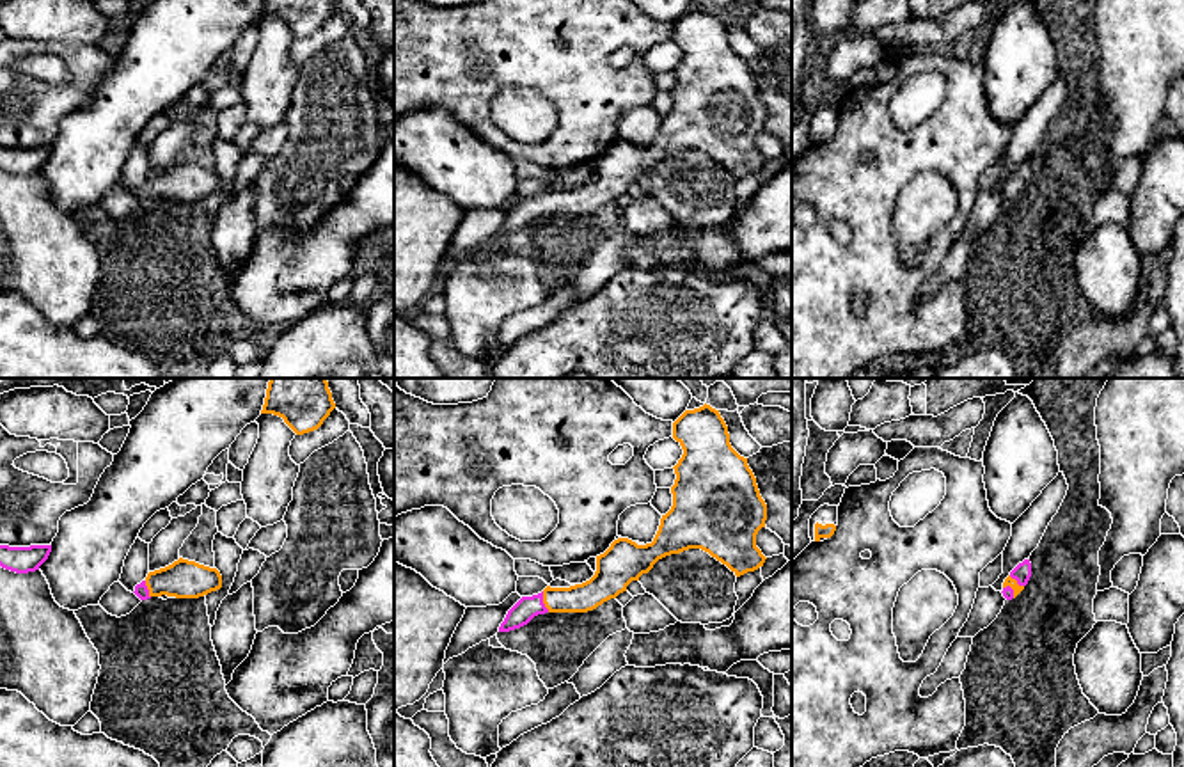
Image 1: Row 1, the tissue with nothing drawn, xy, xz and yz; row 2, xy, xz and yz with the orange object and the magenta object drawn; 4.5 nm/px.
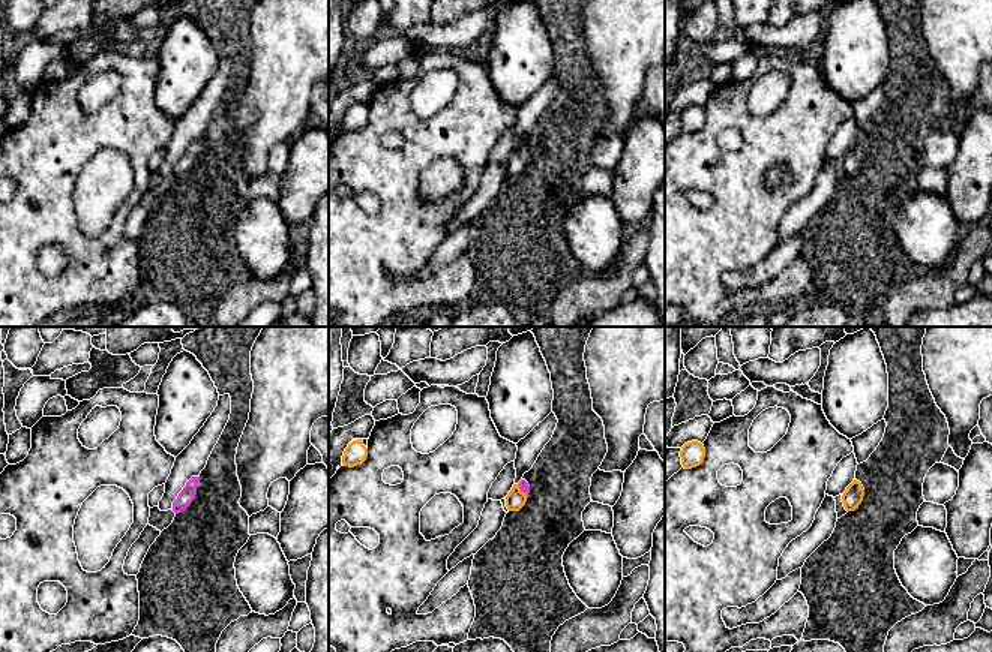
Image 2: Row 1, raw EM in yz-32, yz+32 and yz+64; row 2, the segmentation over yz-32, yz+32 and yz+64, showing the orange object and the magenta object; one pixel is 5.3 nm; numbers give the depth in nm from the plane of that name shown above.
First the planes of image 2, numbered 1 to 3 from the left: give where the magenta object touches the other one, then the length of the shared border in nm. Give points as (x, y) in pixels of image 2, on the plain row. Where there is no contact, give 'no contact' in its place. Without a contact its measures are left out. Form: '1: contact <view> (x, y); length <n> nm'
1: no contact
2: contact yz+32 (520, 155); length 90 nm
3: no contact

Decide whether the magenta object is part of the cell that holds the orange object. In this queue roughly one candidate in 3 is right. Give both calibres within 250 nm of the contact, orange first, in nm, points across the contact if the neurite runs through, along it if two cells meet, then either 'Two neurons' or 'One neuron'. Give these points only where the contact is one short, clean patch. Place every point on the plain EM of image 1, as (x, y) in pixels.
Thickness 130 nm (orange) against 100 nm. Path across: xz (584, 199), (544, 205), (526, 210). One neuron

